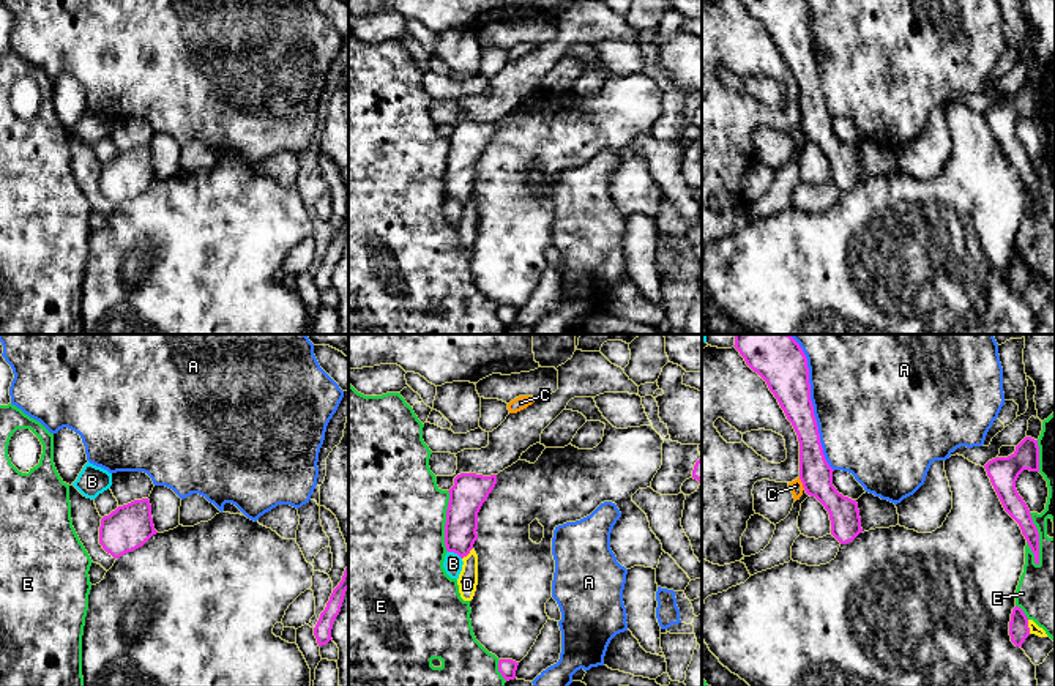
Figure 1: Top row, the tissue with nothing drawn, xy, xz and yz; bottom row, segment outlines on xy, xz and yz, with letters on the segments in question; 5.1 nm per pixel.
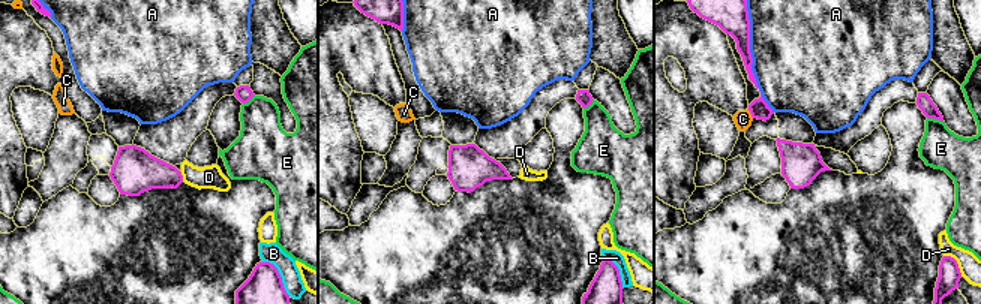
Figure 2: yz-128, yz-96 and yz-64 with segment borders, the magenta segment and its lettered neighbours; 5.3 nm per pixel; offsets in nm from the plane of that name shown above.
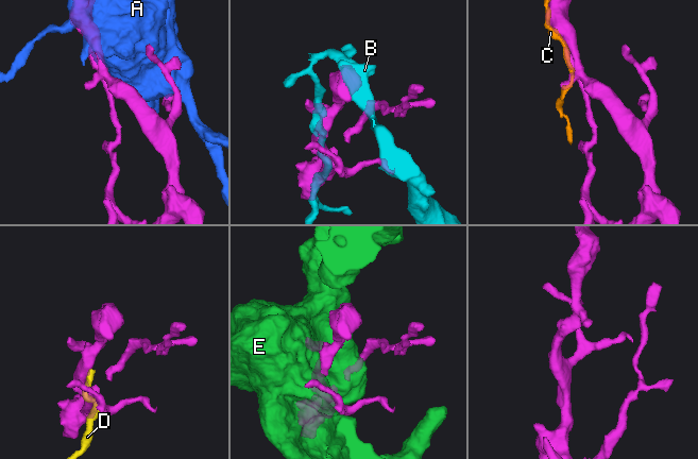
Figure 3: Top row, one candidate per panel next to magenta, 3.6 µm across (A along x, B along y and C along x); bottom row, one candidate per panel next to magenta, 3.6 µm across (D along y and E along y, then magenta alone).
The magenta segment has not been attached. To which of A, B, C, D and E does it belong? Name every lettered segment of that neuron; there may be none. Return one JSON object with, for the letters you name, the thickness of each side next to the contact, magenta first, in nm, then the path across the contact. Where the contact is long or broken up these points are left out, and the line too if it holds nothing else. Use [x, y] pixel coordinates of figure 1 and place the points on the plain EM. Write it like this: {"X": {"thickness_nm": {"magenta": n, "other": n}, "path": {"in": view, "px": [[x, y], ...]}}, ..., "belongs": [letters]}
{"belongs": []}

